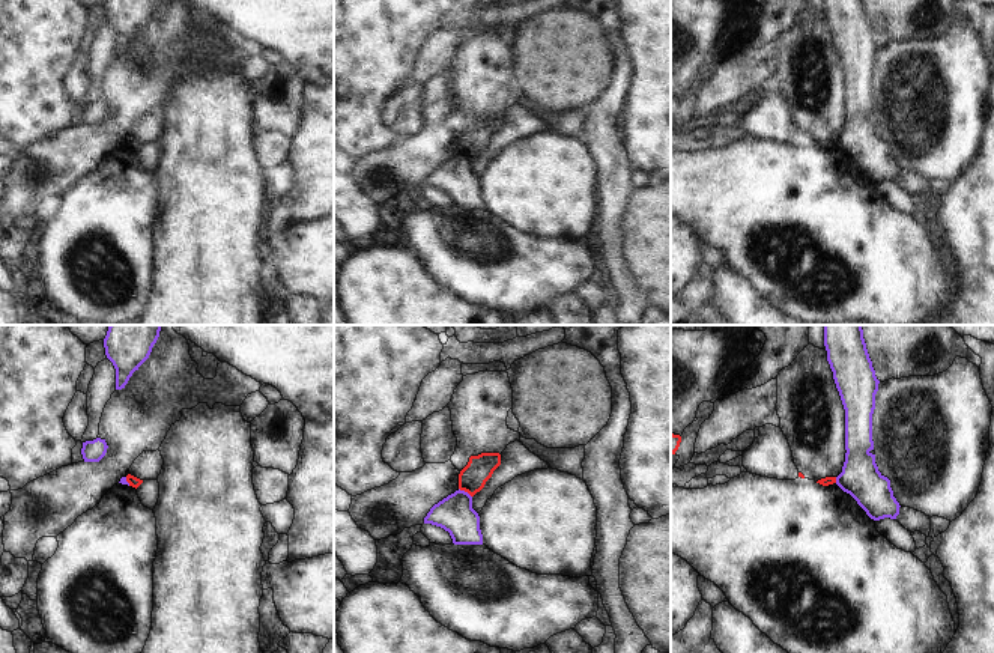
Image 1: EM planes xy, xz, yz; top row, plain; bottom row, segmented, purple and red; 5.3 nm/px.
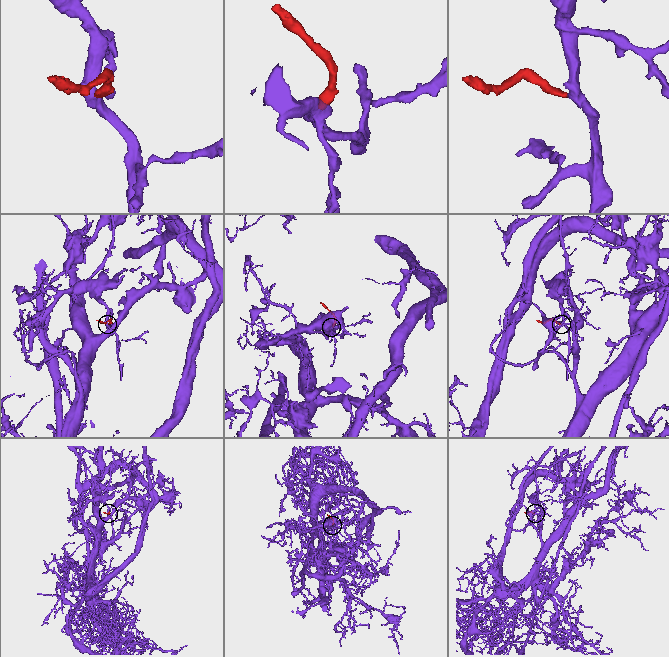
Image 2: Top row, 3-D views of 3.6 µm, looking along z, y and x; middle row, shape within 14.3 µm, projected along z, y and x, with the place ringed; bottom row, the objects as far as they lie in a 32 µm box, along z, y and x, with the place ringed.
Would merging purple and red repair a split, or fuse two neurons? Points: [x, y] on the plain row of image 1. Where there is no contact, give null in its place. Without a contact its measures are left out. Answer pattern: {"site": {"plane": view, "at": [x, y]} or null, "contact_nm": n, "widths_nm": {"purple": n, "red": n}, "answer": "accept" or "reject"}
{"site": {"plane": "xz", "at": [463, 154]}, "contact_nm": 90, "widths_nm": {"purple": 200, "red": 150}, "answer": "reject"}

